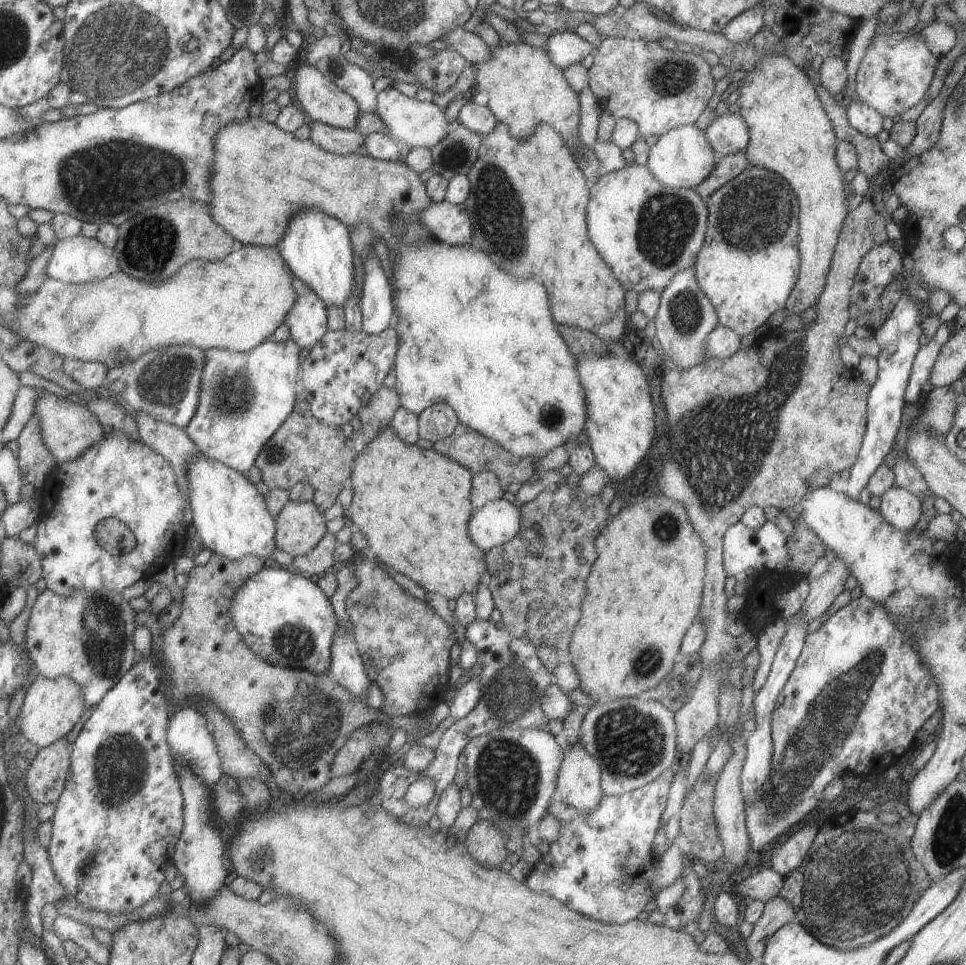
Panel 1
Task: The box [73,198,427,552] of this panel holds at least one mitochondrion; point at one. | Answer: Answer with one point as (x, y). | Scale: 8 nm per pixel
(162, 383)

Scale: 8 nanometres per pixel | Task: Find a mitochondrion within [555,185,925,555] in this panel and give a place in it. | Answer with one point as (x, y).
(752, 420)

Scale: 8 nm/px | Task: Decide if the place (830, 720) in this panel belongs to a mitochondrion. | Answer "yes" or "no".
yes

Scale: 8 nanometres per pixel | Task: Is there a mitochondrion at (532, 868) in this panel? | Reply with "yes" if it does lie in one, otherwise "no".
no

